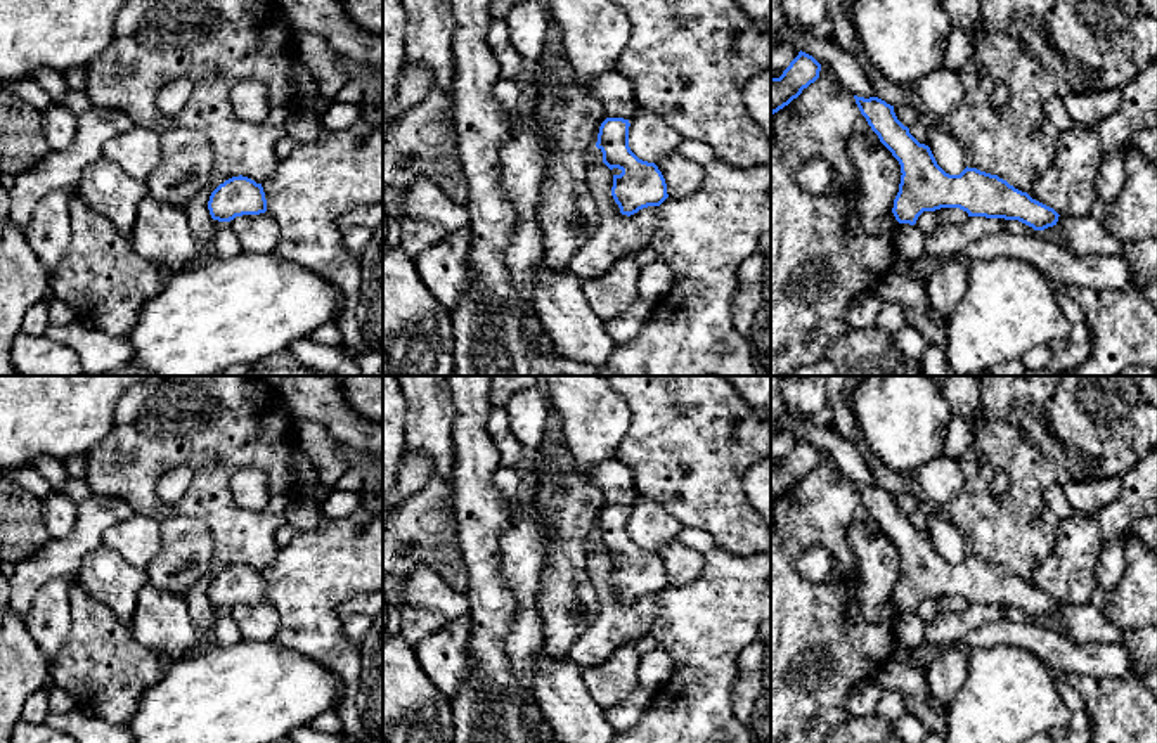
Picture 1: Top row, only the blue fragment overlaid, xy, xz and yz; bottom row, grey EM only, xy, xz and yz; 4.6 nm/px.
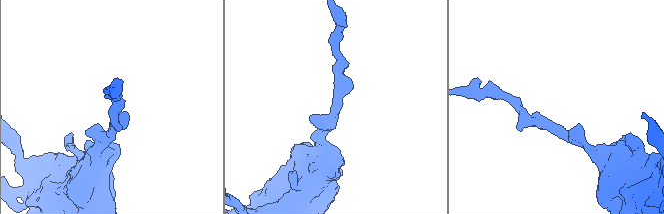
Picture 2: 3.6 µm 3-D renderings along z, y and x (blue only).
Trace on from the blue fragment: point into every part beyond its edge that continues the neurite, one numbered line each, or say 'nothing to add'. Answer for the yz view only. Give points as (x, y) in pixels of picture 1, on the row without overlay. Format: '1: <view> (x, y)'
nothing to add

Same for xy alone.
nothing to add

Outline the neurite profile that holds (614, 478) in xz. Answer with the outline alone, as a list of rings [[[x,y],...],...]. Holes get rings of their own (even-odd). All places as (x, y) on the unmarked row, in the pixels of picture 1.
[[[617,457],[594,464],[592,480],[606,506],[630,507],[639,499],[630,468]]]

